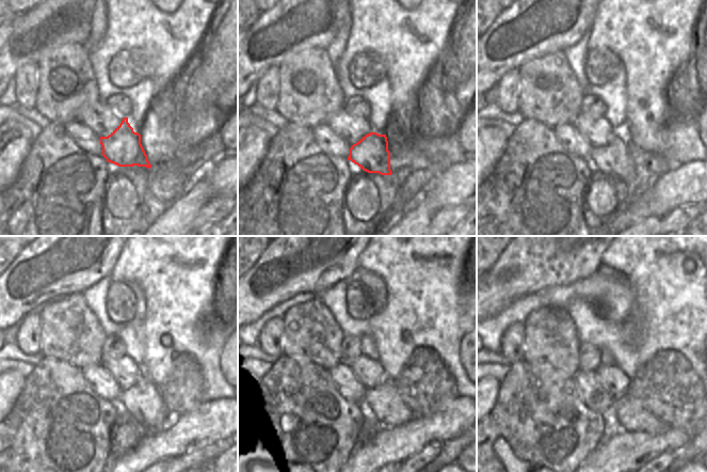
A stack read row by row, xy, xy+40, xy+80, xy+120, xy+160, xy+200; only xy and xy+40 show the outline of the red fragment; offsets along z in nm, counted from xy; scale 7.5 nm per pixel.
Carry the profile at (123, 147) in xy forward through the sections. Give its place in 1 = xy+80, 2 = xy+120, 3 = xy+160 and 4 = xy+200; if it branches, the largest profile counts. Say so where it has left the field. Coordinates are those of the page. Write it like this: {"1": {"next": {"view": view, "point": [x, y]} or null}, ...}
{"1": {"next": {"view": "xy+80", "point": [614, 160]}}, "2": {"next": {"view": "xy+120", "point": [143, 402]}}, "3": {"next": {"view": "xy+160", "point": [385, 403]}}, "4": {"next": {"view": "xy+200", "point": [632, 417]}}}

